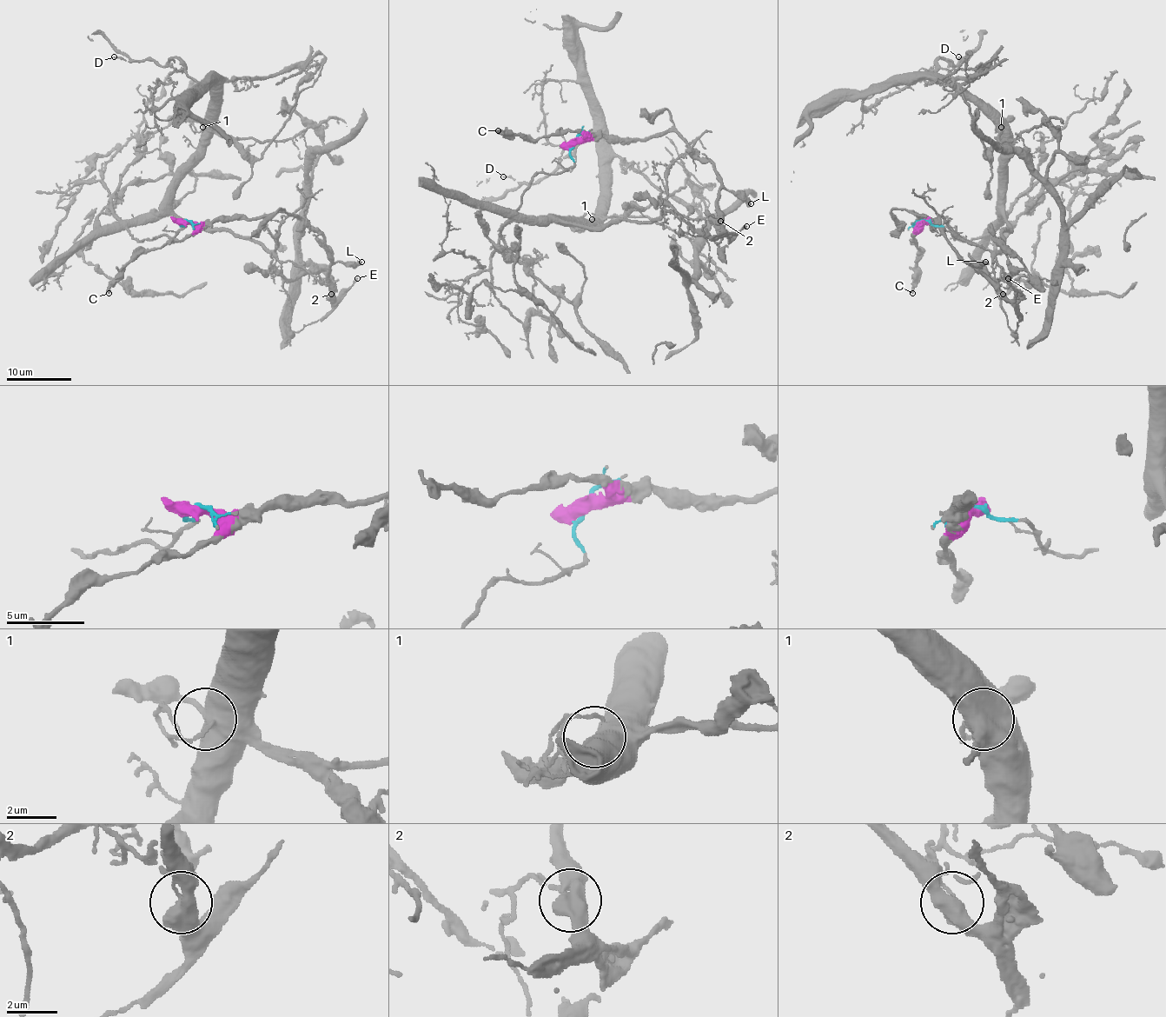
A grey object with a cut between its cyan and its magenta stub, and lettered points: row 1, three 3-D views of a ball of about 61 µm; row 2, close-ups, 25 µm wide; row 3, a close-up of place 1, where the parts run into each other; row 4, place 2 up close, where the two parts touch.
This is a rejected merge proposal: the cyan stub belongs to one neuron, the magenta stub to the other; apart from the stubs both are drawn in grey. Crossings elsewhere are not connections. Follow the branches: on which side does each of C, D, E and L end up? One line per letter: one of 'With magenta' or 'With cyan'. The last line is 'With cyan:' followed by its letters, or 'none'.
C: With magenta
D: With cyan
E: With magenta
L: With magenta
With cyan: D

